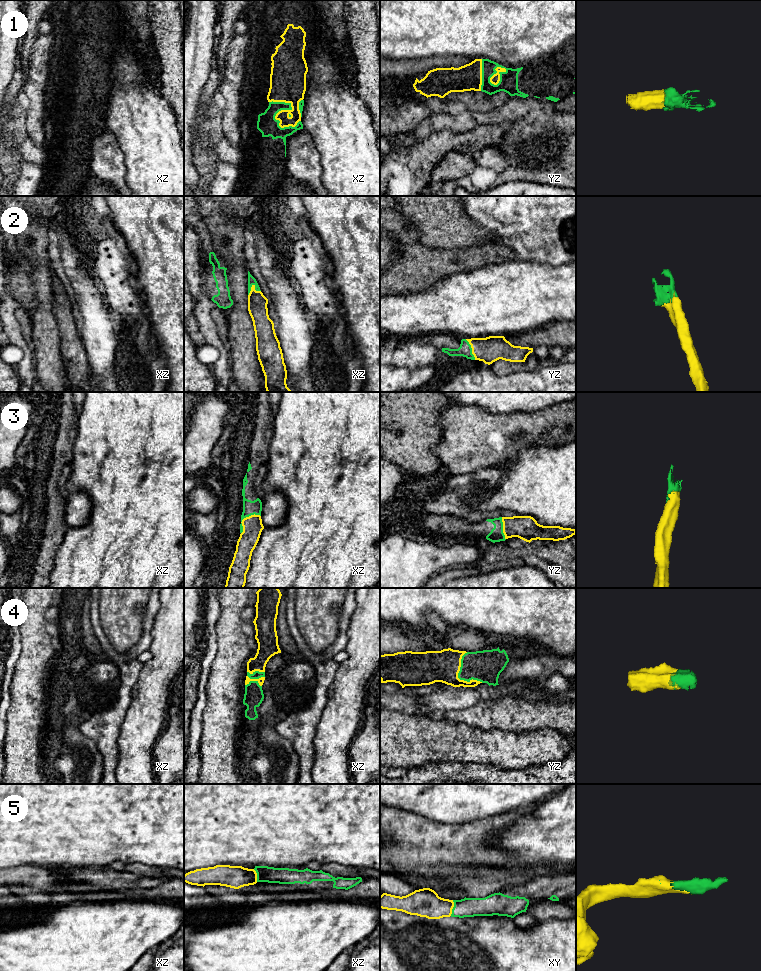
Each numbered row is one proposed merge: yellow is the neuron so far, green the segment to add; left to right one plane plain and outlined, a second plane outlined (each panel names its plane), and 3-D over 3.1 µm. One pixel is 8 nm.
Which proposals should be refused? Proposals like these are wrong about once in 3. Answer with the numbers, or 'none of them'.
none of them

